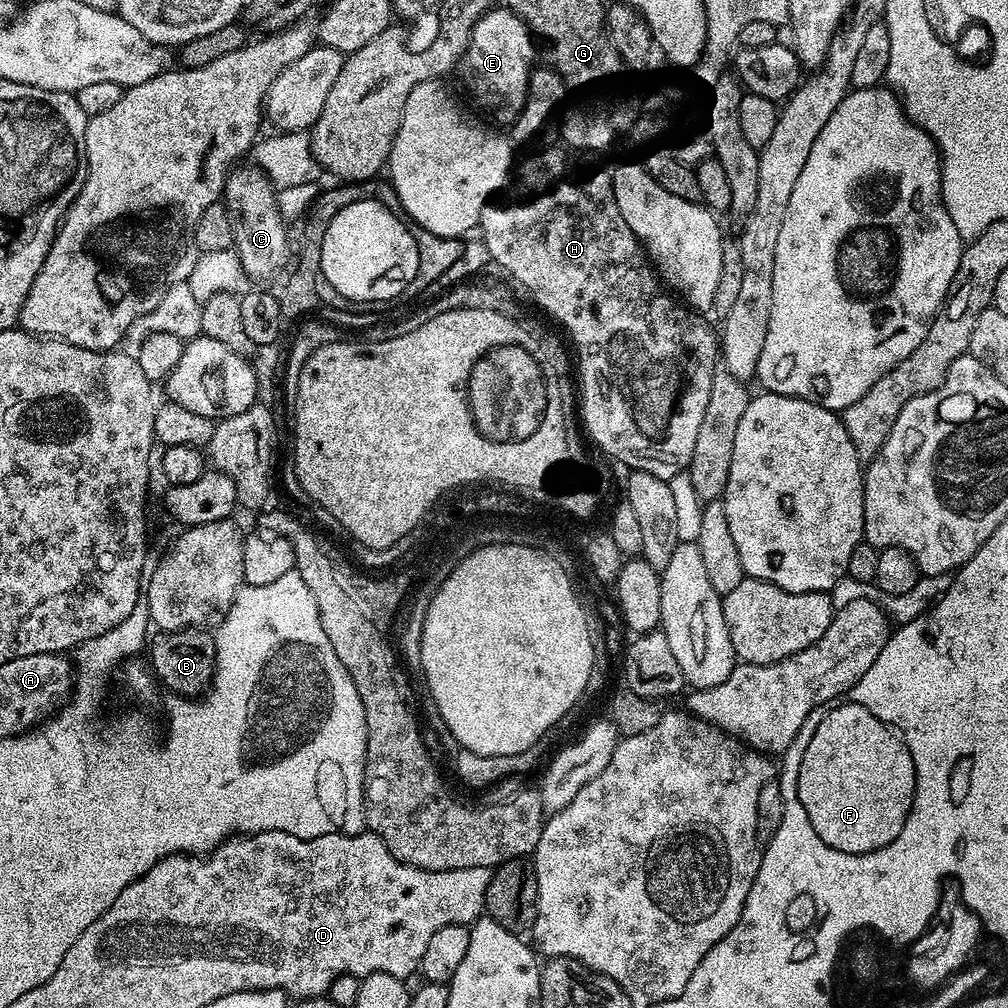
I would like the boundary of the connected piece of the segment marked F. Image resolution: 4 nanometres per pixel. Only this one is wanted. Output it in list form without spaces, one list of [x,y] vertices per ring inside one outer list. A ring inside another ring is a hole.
[[[840,702],[829,707],[823,713],[825,716],[821,715],[816,721],[814,738],[810,738],[810,746],[806,746],[806,754],[802,754],[802,766],[798,770],[798,802],[802,802],[802,810],[806,810],[806,818],[810,818],[810,826],[814,826],[818,838],[822,838],[822,842],[826,842],[826,846],[830,846],[834,850],[842,850],[842,854],[847,856],[862,856],[865,852],[885,848],[887,844],[894,842],[894,838],[898,838],[898,834],[902,834],[902,826],[906,826],[906,818],[910,814],[916,793],[916,767],[914,758],[908,747],[904,745],[903,739],[889,725],[883,724],[878,717],[870,714],[870,710],[866,710],[866,706],[855,702],[844,703]]]

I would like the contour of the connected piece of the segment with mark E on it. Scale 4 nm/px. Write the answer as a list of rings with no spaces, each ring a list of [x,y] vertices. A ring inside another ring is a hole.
[[[493,6],[476,19],[468,38],[468,51],[458,64],[458,72],[472,96],[488,108],[496,120],[511,122],[522,110],[528,97],[528,79],[536,52],[532,49],[533,33],[524,20],[507,6]]]

